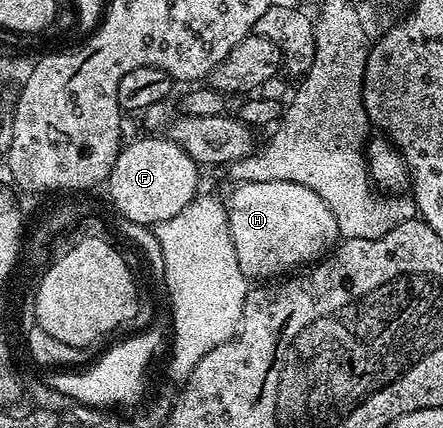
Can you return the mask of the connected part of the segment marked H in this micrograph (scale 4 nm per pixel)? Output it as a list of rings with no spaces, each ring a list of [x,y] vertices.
[[[245,181],[234,187],[236,189],[232,191],[231,198],[226,198],[225,201],[227,226],[231,232],[233,247],[237,251],[237,263],[248,279],[255,279],[255,277],[275,279],[288,271],[298,270],[322,258],[340,240],[337,219],[333,219],[333,211],[325,207],[317,191],[309,191],[307,187],[301,187],[301,183],[288,181],[270,181],[269,183]]]

